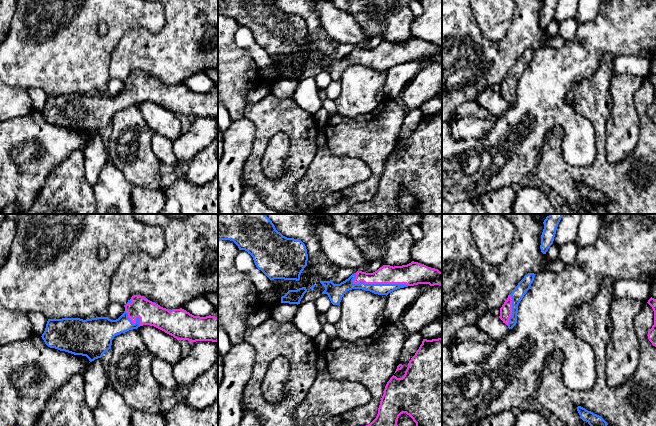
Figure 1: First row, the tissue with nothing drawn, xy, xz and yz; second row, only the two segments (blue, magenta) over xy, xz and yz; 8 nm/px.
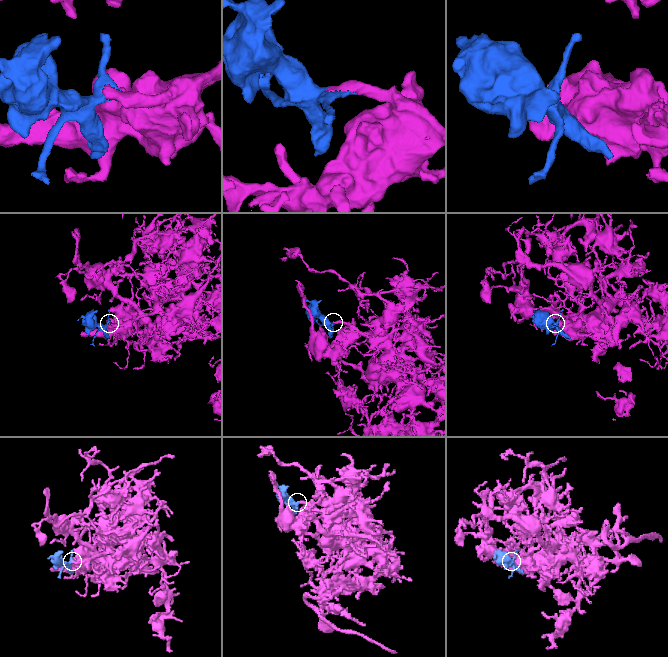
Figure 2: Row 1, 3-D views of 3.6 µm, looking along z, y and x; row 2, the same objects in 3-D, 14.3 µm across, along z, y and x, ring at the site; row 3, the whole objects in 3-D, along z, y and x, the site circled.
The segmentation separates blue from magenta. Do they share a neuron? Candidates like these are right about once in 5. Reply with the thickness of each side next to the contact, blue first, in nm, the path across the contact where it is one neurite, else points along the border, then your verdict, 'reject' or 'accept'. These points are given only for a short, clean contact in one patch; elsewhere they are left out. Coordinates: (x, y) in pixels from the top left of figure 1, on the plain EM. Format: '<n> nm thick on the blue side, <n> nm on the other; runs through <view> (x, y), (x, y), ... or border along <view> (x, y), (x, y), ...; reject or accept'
100 nm thick on the blue side, 170 nm on the other; accept

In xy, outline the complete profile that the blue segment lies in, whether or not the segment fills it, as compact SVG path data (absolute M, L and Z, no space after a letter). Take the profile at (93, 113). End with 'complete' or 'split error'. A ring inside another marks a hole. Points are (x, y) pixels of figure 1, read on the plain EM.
M141 71L132 72L124 83L124 89L116 96L111 96L108 93L86 96L80 94L48 95L41 113L48 123L74 131L86 132L90 138L101 134L105 128L111 125L112 116L115 112L143 101L154 102L177 116L188 116L192 119L196 117L218 117L218 93L211 91L206 93L194 92L182 84L166 85Z; split error

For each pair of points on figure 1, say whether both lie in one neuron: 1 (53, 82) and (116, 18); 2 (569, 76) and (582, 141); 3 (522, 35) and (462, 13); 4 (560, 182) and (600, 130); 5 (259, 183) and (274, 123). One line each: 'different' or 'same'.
1: same
2: same
3: same
4: same
5: same

